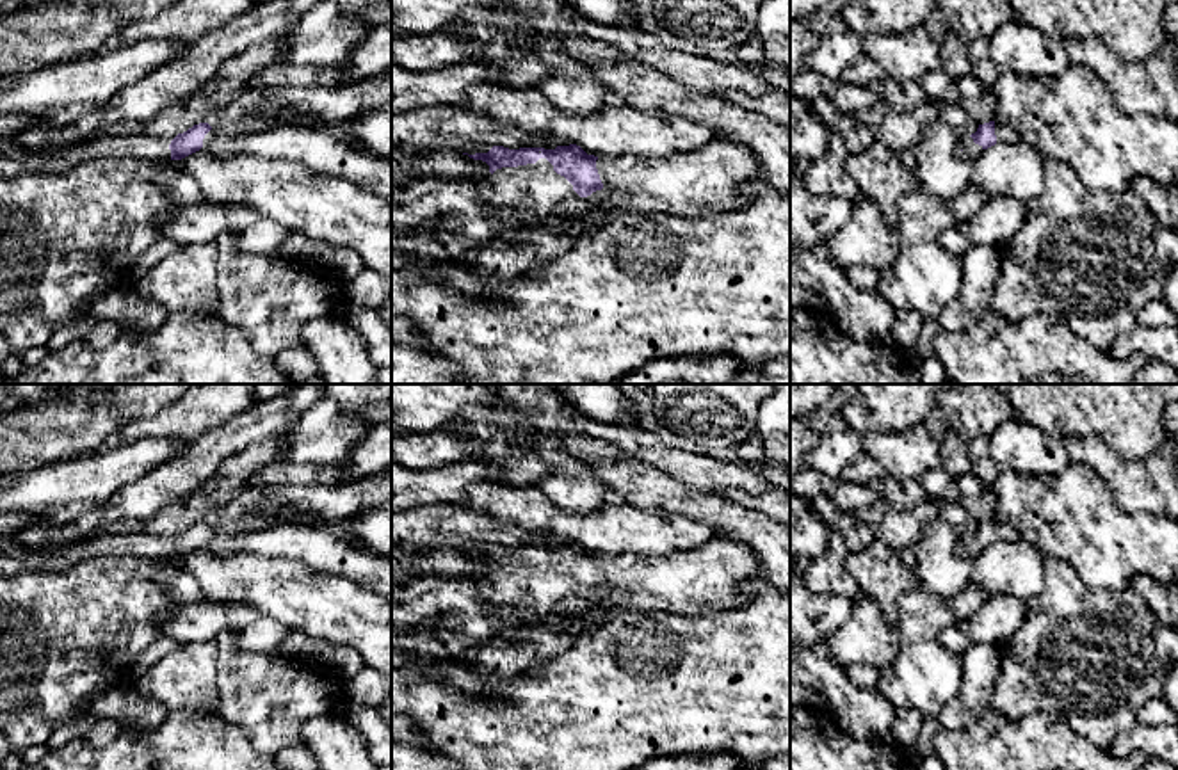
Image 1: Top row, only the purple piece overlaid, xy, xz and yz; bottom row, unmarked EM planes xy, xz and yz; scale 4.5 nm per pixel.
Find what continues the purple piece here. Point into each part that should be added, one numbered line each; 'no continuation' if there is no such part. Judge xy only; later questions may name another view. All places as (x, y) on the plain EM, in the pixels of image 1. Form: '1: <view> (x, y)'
1: xy (143, 545)
2: xy (317, 546)

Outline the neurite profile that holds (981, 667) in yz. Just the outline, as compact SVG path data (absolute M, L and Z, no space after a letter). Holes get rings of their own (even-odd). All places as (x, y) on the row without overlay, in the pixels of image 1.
M972 642L961 658L963 688L936 718L936 726L945 731L970 727L980 720L989 710L1000 674L998 651L988 642Z

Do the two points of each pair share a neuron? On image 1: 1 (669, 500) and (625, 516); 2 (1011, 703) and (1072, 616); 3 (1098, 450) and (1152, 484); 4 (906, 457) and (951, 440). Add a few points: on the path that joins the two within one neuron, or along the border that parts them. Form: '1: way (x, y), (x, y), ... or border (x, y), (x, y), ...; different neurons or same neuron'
1: border (627, 502), (655, 511), (682, 513), (689, 518); different neurons
2: way (1029, 681), (1034, 653), (1050, 637); same neuron
3: way (1111, 463), (1129, 481), (1139, 484); same neuron
4: border (951, 429), (942, 441), (940, 465); different neurons

